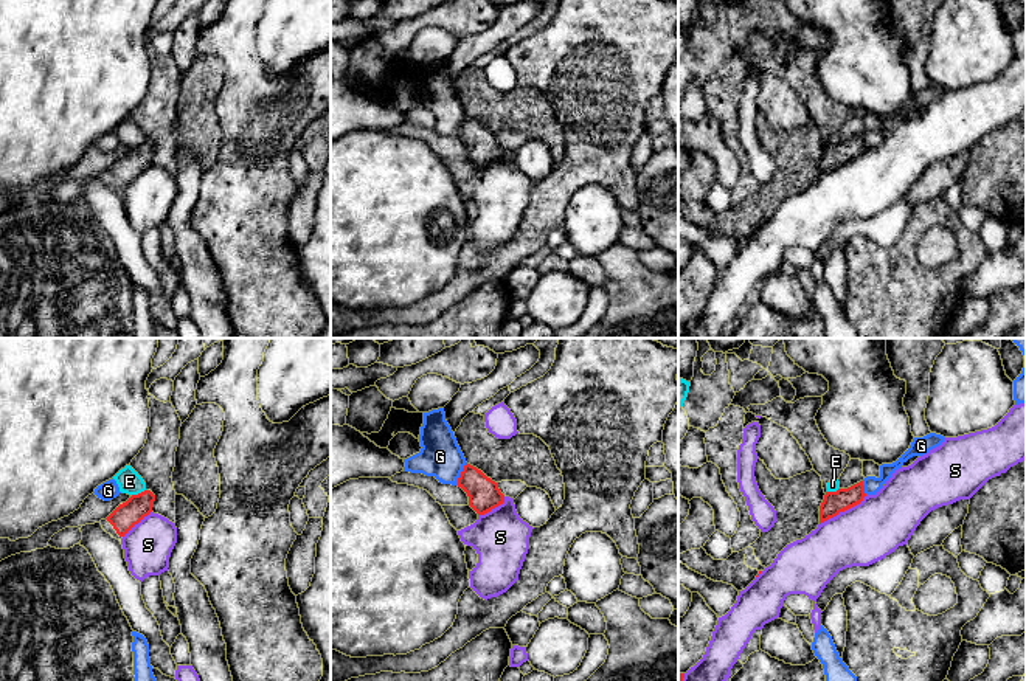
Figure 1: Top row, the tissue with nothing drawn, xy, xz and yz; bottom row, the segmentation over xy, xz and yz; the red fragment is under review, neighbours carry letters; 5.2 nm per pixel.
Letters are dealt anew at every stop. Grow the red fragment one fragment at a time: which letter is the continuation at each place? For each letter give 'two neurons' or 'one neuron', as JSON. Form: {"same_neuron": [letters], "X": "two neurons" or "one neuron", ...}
{"same_neuron": [], "E": "two neurons", "G": "two neurons", "S": "two neurons"}

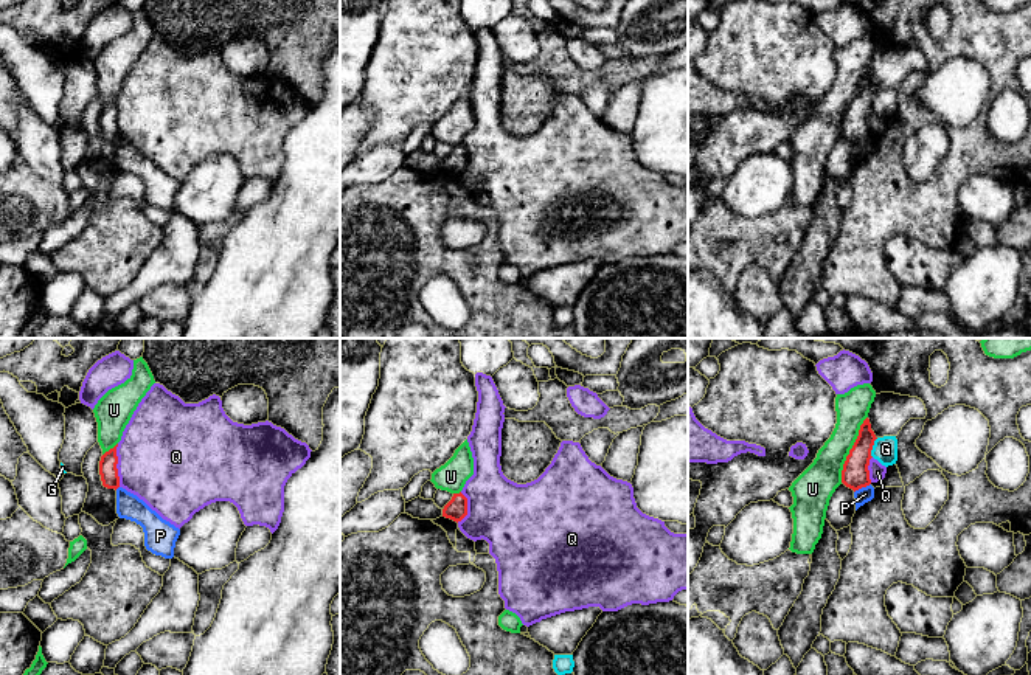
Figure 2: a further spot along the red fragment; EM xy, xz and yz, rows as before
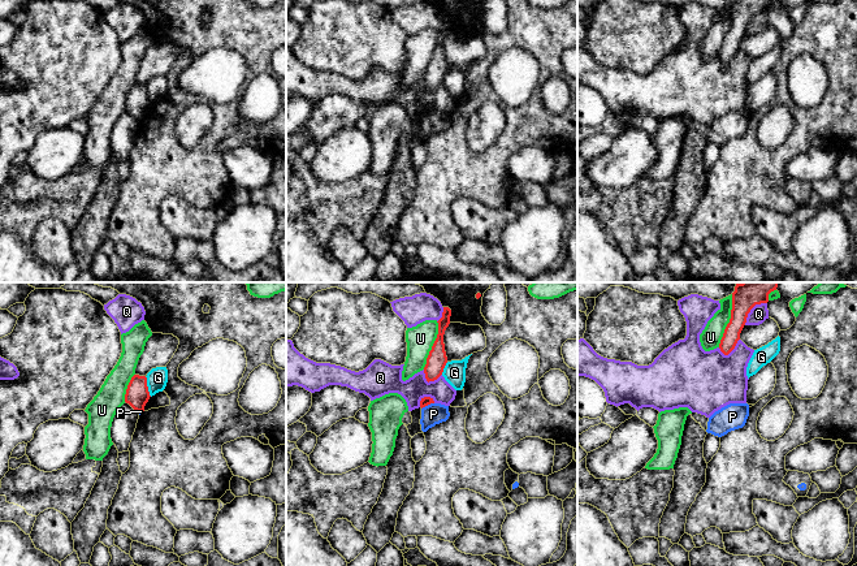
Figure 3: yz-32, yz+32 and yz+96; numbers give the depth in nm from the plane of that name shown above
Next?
{"same_neuron": [], "G": "two neurons", "P": "two neurons", "Q": "two neurons", "U": "two neurons"}

